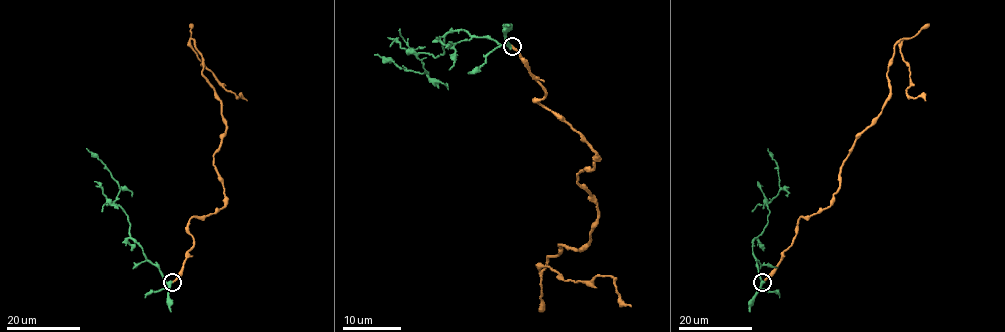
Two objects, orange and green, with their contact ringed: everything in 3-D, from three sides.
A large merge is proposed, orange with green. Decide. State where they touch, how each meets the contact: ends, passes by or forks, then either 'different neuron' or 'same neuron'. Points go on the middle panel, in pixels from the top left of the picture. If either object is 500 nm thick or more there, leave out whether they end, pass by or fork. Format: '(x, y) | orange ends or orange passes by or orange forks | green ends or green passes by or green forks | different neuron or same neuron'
(512, 46) | different neuron

